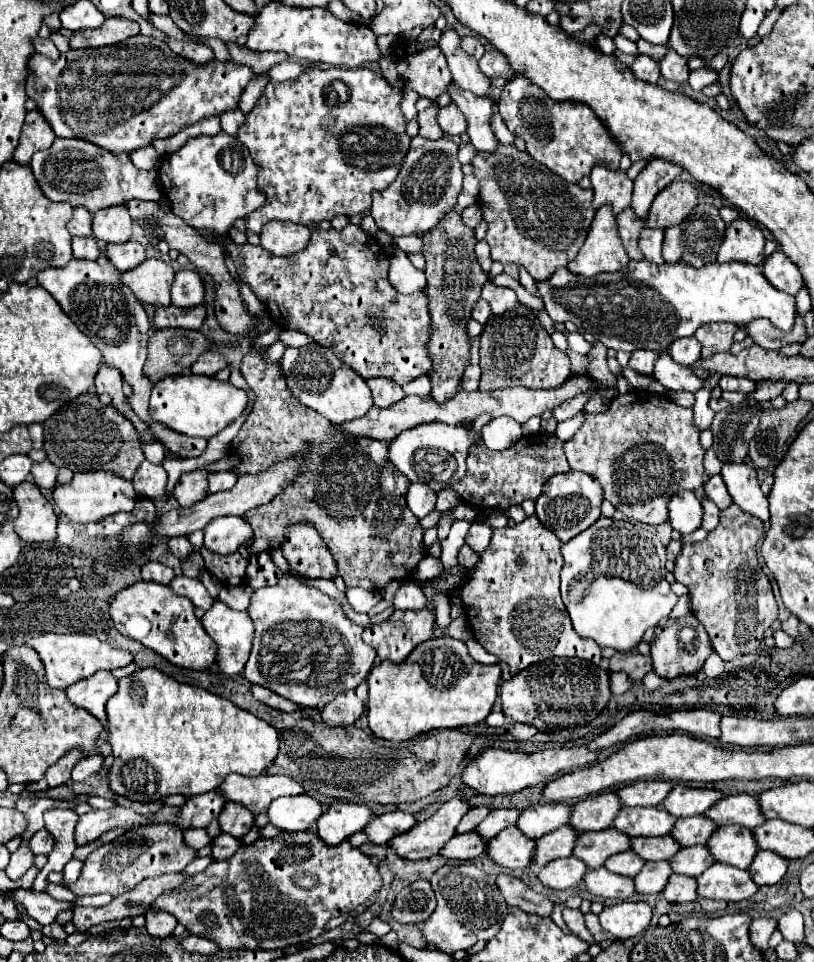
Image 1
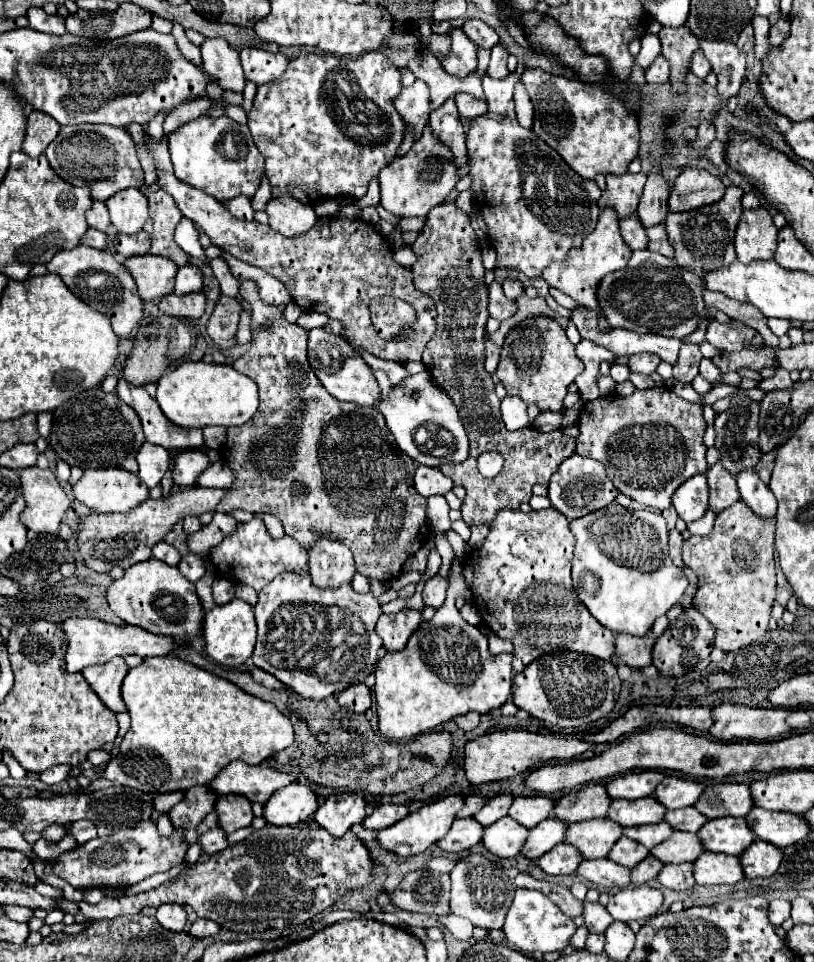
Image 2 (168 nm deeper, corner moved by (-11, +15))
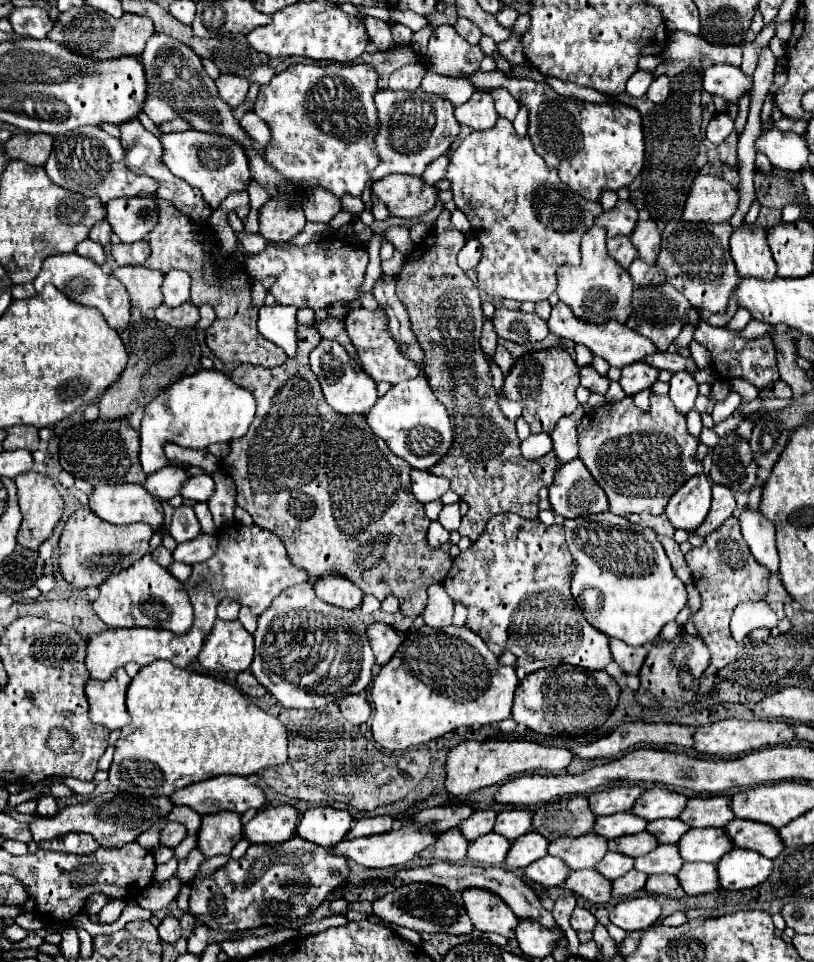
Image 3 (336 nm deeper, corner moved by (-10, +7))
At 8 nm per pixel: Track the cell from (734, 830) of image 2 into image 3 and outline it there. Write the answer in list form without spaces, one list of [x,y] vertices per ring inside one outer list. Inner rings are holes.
[[[691,828],[677,846],[685,862],[713,864],[735,848],[731,836],[723,828]]]

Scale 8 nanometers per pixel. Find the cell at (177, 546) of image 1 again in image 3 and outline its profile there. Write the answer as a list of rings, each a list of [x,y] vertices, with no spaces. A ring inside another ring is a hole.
[[[179,506],[175,508],[175,514],[173,514],[173,522],[171,522],[171,528],[169,528],[169,534],[175,538],[175,542],[187,542],[187,540],[193,540],[197,534],[201,532],[201,526],[195,518],[195,512],[191,506]]]

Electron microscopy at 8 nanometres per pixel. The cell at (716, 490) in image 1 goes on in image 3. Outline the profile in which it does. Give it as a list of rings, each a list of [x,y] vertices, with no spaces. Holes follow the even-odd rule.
[[[713,484],[713,502],[711,502],[711,510],[705,518],[705,522],[695,530],[699,536],[707,536],[711,534],[715,528],[719,528],[727,518],[733,516],[737,504],[733,498],[733,492],[727,486],[721,484]]]

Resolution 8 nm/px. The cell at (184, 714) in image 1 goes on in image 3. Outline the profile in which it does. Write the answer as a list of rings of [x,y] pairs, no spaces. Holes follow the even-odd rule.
[[[157,660],[139,670],[127,690],[127,710],[133,722],[121,728],[121,738],[115,744],[115,758],[109,768],[109,782],[123,792],[171,798],[177,790],[219,774],[251,776],[287,762],[287,730],[275,716],[249,702],[237,686],[177,668],[167,660]]]

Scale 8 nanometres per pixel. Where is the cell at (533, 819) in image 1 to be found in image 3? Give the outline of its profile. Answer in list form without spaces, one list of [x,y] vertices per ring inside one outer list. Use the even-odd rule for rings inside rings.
[[[511,808],[499,812],[493,830],[513,842],[519,836],[531,832],[531,822],[533,822],[533,812],[529,812],[527,808]]]

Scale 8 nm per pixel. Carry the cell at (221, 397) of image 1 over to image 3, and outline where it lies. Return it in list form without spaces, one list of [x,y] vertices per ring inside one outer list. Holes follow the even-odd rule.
[[[197,370],[191,376],[183,376],[151,400],[145,408],[139,438],[141,438],[141,466],[149,476],[168,464],[168,459],[161,453],[165,442],[175,442],[179,446],[207,448],[215,442],[229,442],[245,436],[249,424],[255,416],[255,396],[245,388],[237,386],[227,374],[217,370]]]

